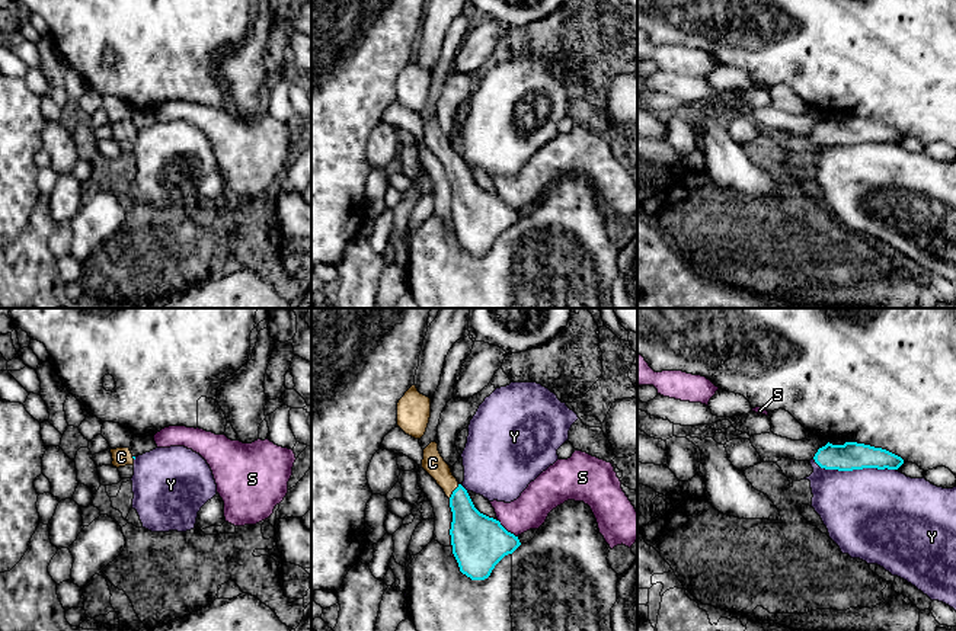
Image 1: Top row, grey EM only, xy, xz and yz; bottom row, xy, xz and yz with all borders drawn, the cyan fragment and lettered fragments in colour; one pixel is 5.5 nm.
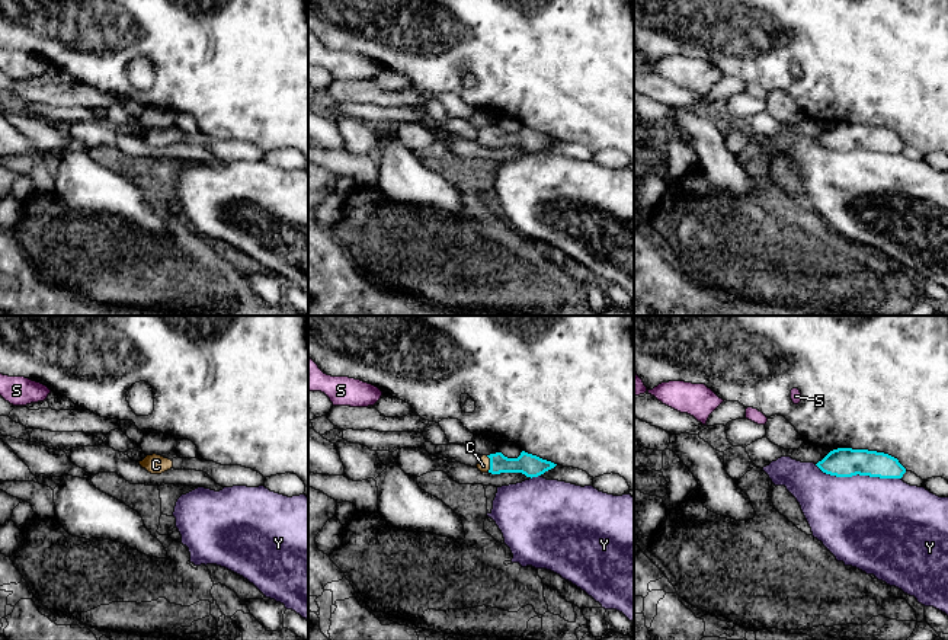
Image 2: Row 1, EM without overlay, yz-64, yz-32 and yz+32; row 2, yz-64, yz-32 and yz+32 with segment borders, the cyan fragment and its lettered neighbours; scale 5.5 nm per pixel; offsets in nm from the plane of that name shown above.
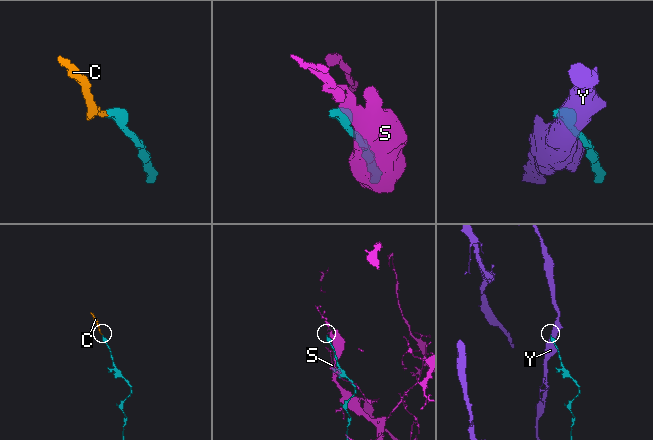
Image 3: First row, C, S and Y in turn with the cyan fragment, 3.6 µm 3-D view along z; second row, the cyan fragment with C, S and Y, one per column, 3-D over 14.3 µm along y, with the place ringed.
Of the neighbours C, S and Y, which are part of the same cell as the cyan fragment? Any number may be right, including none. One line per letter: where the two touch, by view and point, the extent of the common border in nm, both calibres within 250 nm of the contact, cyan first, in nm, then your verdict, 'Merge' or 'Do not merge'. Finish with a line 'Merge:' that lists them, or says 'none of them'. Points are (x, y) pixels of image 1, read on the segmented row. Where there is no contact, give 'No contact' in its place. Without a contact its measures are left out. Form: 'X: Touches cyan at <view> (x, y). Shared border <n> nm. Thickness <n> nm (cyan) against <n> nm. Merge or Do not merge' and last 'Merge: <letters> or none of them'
C: Touches cyan at xz (453, 492). Shared border 100 nm. Thickness 240 nm (cyan) against 120 nm. Merge
S: Touches cyan at xz (505, 529). Shared border 150 nm. Thickness 300 nm (cyan) against 200 nm. Do not merge
Y: Touches cyan at yz (854, 468). Shared border 460 nm. Thickness 160 nm (cyan) against 480 nm. Do not merge
Merge: C

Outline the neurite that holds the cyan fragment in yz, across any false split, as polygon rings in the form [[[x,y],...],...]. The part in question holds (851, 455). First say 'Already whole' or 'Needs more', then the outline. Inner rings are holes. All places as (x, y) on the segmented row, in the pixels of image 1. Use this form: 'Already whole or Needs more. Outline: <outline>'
Already whole. Outline: [[[857,442],[844,445],[826,443],[813,457],[815,462],[825,470],[853,471],[863,468],[898,470],[904,459],[886,449]]]

